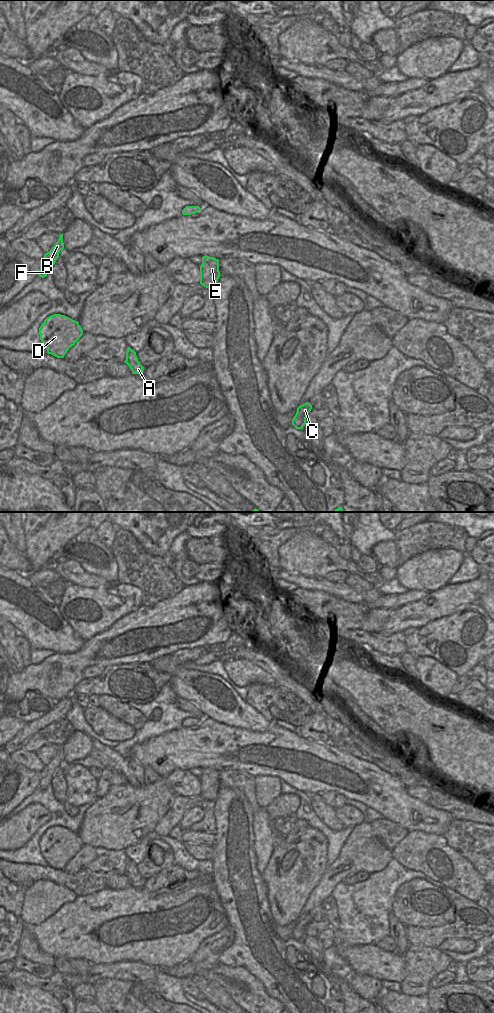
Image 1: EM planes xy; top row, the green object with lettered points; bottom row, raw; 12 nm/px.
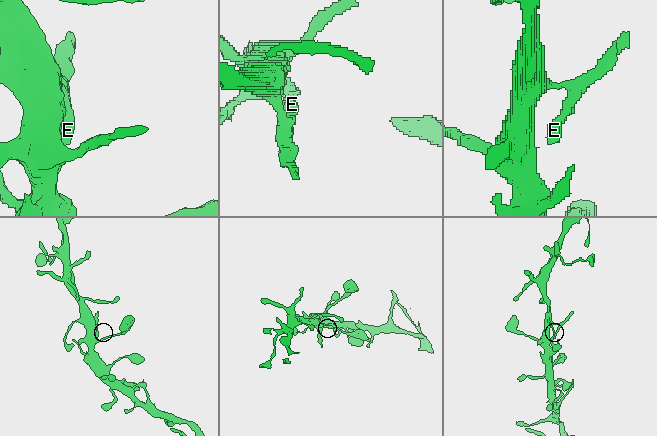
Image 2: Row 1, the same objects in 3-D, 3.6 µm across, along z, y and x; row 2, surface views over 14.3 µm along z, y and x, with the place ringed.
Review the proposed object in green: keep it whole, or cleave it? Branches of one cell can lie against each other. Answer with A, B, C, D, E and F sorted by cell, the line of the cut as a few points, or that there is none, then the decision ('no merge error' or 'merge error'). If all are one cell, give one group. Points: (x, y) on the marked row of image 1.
groups A B C D E F; cut none; no merge error

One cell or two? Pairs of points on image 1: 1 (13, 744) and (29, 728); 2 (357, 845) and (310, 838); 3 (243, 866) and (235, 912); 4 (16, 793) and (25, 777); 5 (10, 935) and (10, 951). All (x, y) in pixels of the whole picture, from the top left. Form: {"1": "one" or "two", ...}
{"1": "one", "2": "two", "3": "one", "4": "one", "5": "one"}

